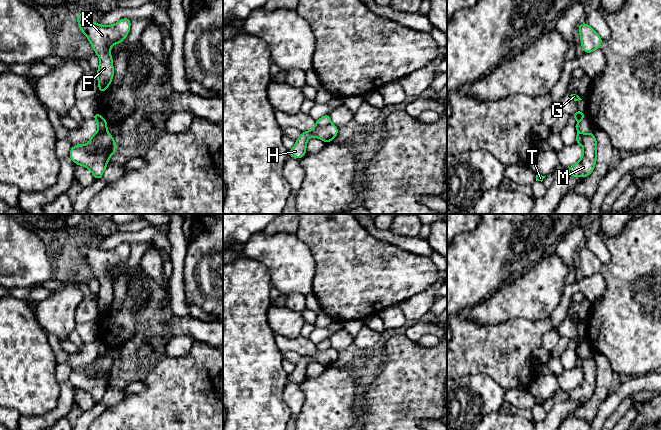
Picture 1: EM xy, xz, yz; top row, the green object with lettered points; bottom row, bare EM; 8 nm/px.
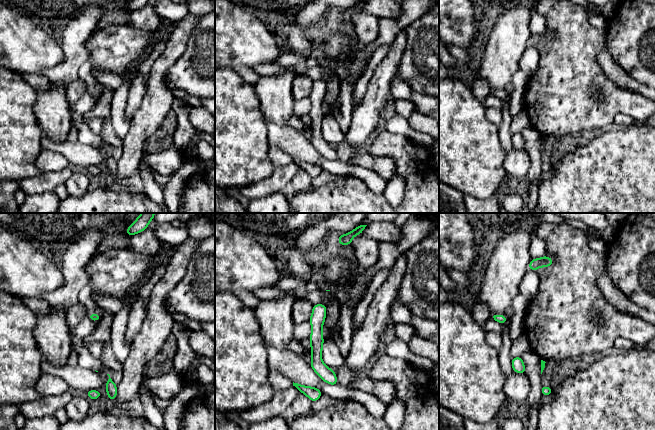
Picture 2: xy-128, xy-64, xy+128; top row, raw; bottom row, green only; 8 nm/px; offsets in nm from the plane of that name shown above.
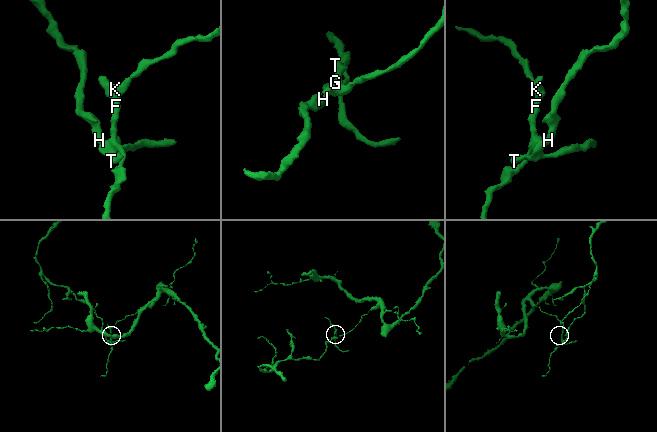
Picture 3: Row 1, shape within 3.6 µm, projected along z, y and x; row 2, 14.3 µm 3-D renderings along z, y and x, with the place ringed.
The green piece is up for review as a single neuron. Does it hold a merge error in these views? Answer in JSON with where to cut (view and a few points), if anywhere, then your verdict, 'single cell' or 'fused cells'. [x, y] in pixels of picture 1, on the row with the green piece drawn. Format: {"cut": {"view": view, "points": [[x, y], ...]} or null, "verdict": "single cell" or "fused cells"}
{"cut": {"view": "xz", "points": [[330, 123], [315, 125]]}, "verdict": "fused cells"}

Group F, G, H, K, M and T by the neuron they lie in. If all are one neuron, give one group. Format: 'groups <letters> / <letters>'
groups F G K / H M T

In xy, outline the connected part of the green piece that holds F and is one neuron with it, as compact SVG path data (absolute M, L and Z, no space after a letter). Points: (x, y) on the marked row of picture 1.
M82 11L77 16L77 22L100 59L97 79L99 94L101 94L111 84L114 76L110 48L114 44L120 44L126 38L130 31L131 19L123 18L113 25L101 26L88 19L85 12Z

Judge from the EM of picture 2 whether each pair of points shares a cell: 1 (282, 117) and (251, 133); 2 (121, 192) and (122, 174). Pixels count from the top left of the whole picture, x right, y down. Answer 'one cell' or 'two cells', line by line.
1: two cells
2: two cells

